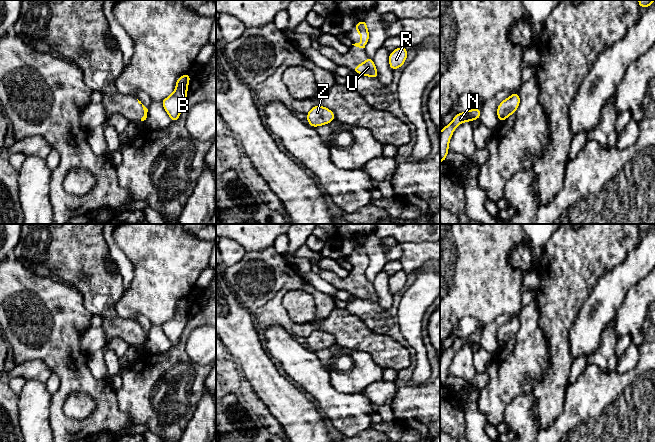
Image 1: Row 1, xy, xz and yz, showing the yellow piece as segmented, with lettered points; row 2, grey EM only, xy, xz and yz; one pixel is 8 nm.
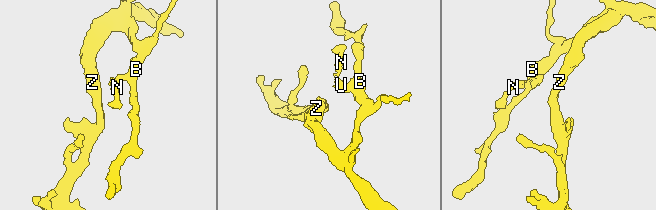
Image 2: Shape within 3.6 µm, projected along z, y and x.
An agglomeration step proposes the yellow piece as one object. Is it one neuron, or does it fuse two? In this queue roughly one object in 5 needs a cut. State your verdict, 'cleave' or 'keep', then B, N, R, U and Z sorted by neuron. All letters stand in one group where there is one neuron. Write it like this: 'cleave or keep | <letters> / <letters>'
keep | B N R U Z

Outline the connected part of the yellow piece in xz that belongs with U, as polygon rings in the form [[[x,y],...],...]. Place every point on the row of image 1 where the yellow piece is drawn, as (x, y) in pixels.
[[[367,56],[367,60],[364,63],[357,65],[352,69],[355,73],[362,74],[371,78],[378,78],[378,71],[372,58]]]

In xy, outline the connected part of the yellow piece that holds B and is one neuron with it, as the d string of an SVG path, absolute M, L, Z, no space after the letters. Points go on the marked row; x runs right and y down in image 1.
M190 74L180 76L176 82L175 91L169 97L161 101L162 106L172 122L178 121L182 108L184 107L190 78Z

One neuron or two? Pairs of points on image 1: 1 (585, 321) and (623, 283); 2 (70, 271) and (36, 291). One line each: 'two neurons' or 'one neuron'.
1: one neuron
2: two neurons

